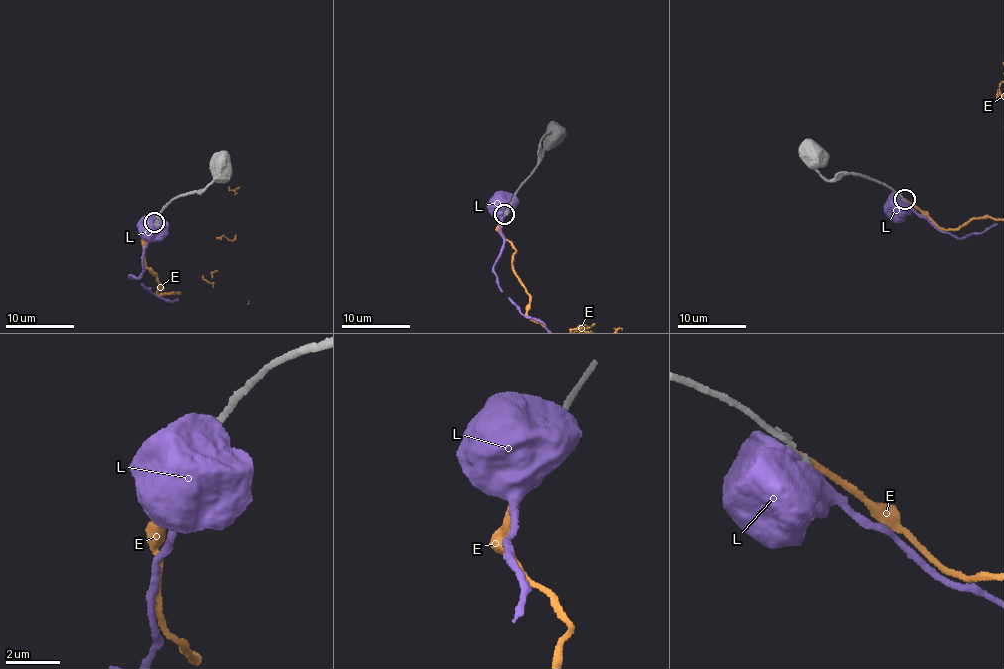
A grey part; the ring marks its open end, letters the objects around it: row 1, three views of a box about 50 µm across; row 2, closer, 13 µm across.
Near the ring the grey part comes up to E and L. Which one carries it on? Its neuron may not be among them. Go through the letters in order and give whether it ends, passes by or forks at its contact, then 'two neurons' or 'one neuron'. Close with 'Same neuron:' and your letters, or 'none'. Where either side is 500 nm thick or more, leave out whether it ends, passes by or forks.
E: it ends there; two neurons
L: two neurons
Same neuron: none

